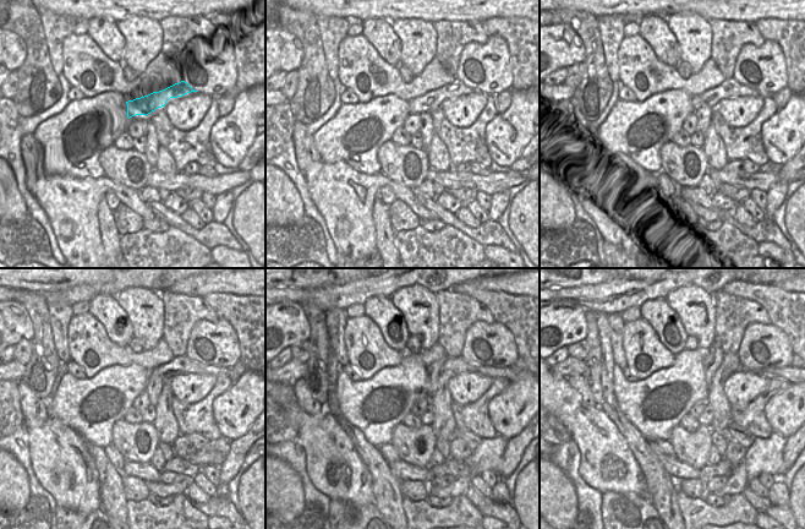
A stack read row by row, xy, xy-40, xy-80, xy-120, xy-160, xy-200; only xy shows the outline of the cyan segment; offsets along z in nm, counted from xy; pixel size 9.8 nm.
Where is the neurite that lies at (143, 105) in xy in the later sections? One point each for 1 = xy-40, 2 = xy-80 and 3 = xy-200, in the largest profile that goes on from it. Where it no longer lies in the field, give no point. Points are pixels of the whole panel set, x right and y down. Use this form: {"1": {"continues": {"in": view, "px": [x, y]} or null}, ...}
{"1": {"continues": {"in": "xy-40", "px": [431, 101]}}, "2": {"continues": {"in": "xy-80", "px": [730, 88]}}, "3": {"continues": {"in": "xy-200", "px": [787, 374]}}}

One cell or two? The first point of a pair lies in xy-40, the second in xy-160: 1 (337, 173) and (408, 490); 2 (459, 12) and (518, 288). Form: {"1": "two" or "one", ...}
{"1": "two", "2": "one"}

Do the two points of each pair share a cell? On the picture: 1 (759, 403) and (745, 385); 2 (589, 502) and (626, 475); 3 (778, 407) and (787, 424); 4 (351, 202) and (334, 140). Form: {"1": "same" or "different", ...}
{"1": "different", "2": "different", "3": "same", "4": "different"}

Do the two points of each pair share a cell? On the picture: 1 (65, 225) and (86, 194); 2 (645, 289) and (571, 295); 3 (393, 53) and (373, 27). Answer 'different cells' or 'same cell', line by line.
1: same cell
2: same cell
3: same cell

